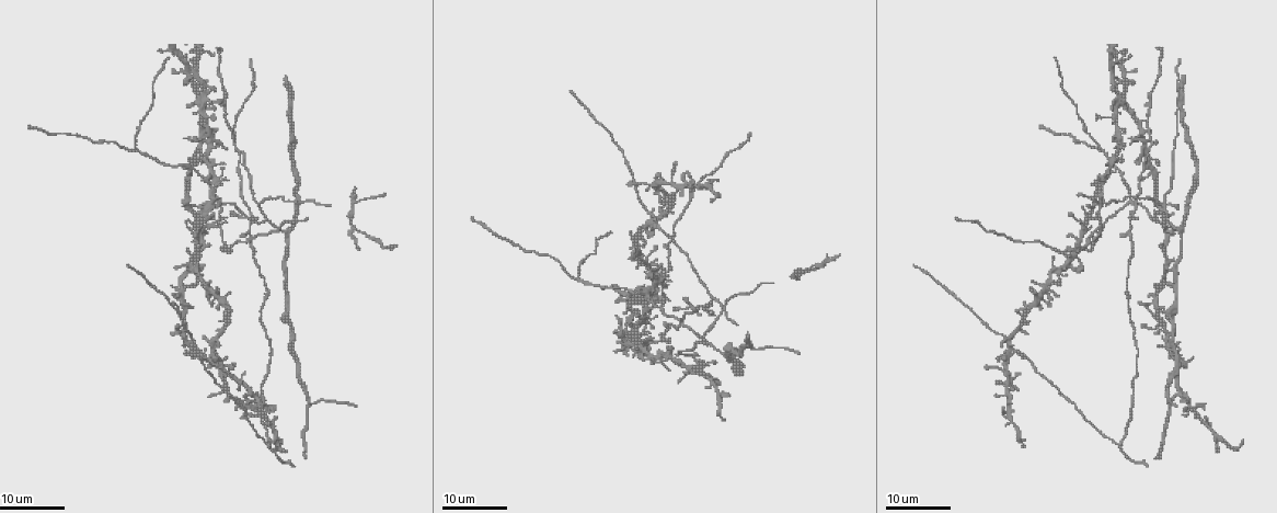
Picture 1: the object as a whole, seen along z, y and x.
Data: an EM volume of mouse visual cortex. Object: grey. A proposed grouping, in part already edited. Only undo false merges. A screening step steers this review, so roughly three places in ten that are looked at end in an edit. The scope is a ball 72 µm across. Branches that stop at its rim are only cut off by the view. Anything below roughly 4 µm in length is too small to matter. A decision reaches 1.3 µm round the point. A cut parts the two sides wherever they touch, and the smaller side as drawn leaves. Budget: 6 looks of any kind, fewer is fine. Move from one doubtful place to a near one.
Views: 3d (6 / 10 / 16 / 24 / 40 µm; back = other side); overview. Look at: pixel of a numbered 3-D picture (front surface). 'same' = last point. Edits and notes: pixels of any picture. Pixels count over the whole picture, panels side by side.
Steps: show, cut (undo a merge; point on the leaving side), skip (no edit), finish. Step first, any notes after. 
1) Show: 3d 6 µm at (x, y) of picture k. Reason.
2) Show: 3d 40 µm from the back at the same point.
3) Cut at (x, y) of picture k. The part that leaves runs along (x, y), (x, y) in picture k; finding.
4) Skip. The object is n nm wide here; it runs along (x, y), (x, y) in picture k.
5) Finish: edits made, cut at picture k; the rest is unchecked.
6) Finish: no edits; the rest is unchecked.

Show: 3d 24 µm at (1168, 219) of picture 1. Three-way junction.

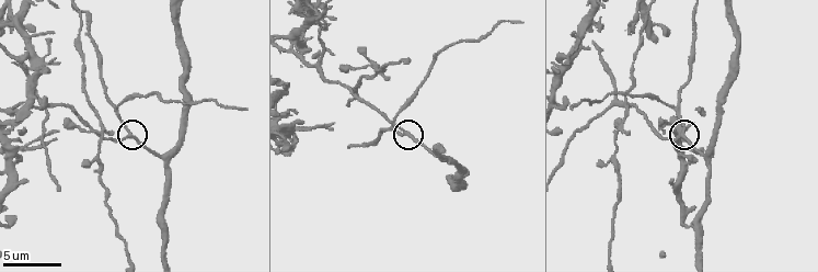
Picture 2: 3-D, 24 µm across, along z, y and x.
Show: 3d 6 µm at (683, 133) of picture 2. Zoom in.

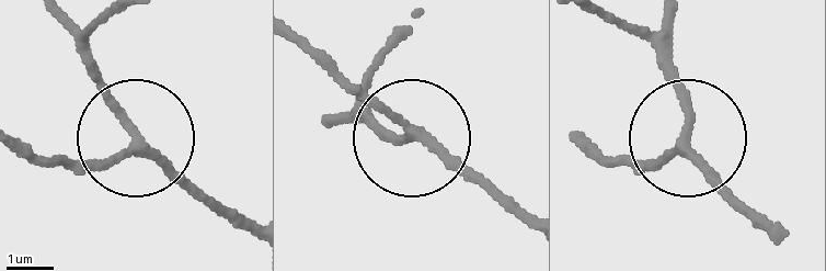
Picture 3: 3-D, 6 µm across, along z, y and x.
Show: 3d 6 µm from the back at (418, 137) of picture 3.

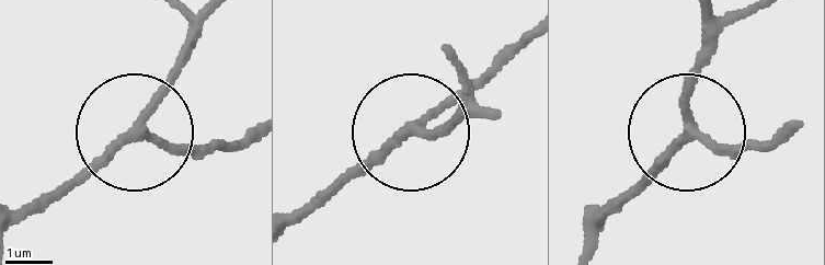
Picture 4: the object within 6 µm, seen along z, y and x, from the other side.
Skip. The side arm is 35 µm long; it runs along (250, 130), (192, 150), (145, 138), (140, 114), (199, 36) in picture 4; all the same neuron.

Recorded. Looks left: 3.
Show: 3d 16 µm at (311, 405) of picture 1. Three arms meet.

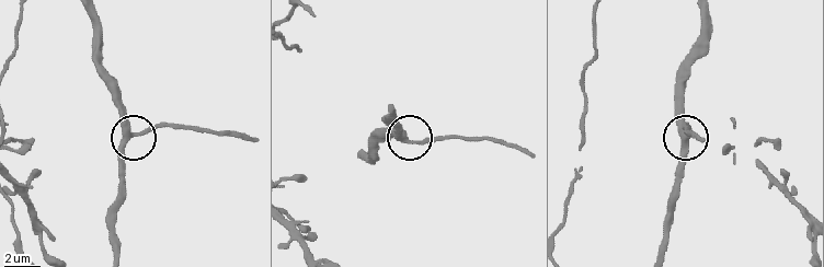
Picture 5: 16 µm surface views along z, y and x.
Show: 3d 10 µm at (404, 141) of picture 5. Closer look.

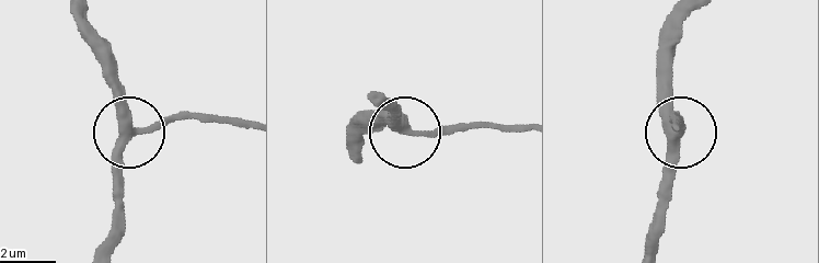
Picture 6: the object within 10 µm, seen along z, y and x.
Skip. The object is 290 nm wide here; it runs along (690, 18), (669, 67), (669, 110), (683, 130), (677, 116) in picture 6; one neuron here.

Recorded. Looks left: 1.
Show: 3d 10 µm at (101, 131) of picture 2.

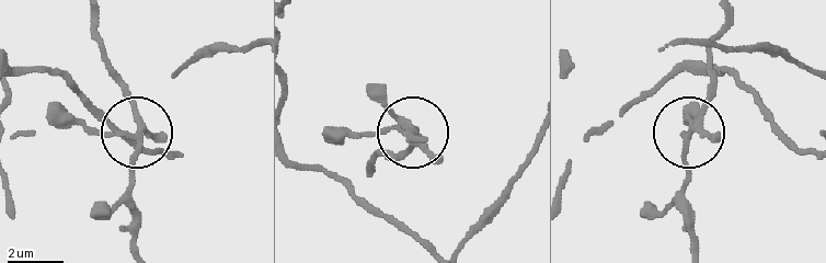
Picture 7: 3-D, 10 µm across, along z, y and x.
Skip. The object is 210 nm wide here; it runs along (139, 246), (132, 196), (137, 135), (49, 125) in picture 7; continuous, no second neuron.

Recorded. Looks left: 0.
Finish: no edits; the rest is unchecked.

